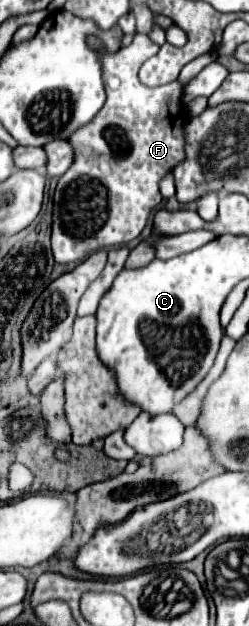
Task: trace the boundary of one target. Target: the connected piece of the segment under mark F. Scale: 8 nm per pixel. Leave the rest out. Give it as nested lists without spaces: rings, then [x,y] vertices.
[[[135,35],[127,47],[121,47],[115,53],[99,53],[103,83],[107,91],[107,101],[101,111],[69,137],[69,145],[75,151],[73,165],[67,173],[59,179],[55,197],[53,197],[53,235],[51,247],[53,257],[57,263],[71,263],[83,261],[89,253],[97,249],[127,245],[143,231],[147,217],[153,207],[161,203],[159,181],[173,171],[173,167],[185,157],[183,153],[183,109],[181,109],[181,95],[183,85],[169,83],[163,87],[145,87],[137,71],[145,59],[153,57],[159,47],[147,35]]]

